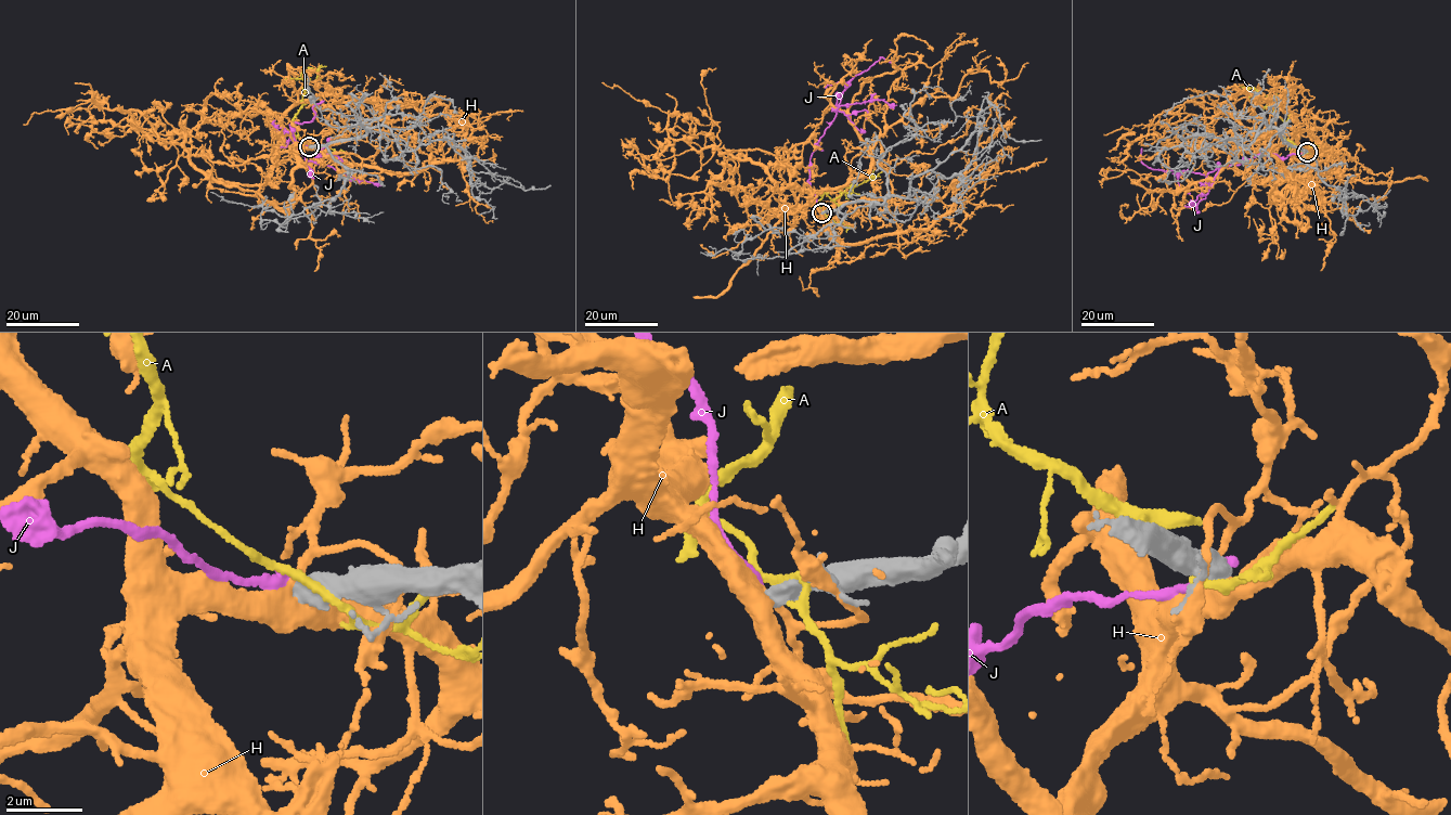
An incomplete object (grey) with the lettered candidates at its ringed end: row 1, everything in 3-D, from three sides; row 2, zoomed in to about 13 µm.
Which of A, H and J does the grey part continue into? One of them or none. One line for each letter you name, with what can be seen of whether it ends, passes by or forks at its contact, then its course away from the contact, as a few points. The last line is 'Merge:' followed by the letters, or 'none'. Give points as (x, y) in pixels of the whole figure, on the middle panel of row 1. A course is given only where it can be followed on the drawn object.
Merge: none

